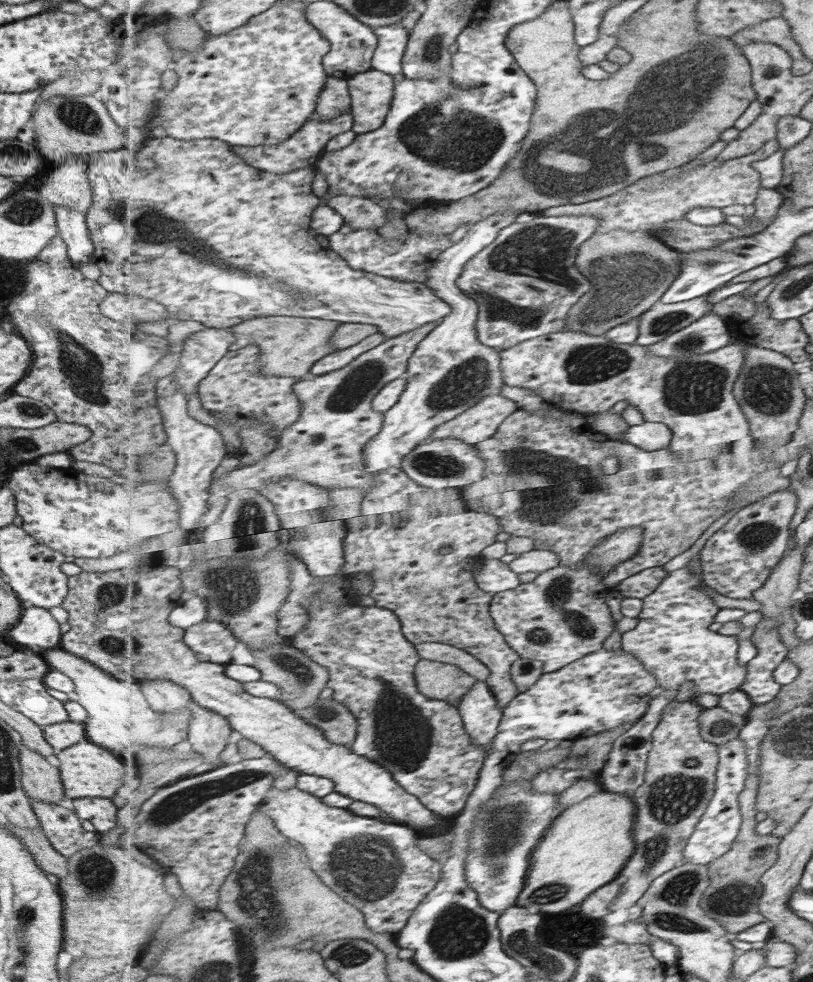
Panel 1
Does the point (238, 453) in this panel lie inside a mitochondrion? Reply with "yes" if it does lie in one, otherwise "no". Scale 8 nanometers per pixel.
no

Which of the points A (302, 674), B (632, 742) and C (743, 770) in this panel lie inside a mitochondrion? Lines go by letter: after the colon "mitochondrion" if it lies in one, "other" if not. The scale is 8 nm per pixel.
A: mitochondrion
B: mitochondrion
C: other

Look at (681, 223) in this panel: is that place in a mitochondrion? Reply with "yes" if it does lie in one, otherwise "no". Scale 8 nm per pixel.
no

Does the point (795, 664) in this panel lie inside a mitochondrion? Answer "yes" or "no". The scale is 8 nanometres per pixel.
no

